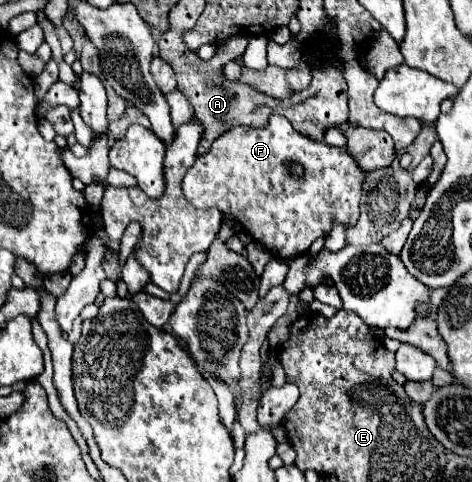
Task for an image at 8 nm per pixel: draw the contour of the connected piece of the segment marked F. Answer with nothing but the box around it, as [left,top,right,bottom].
[183,115,365,259]

